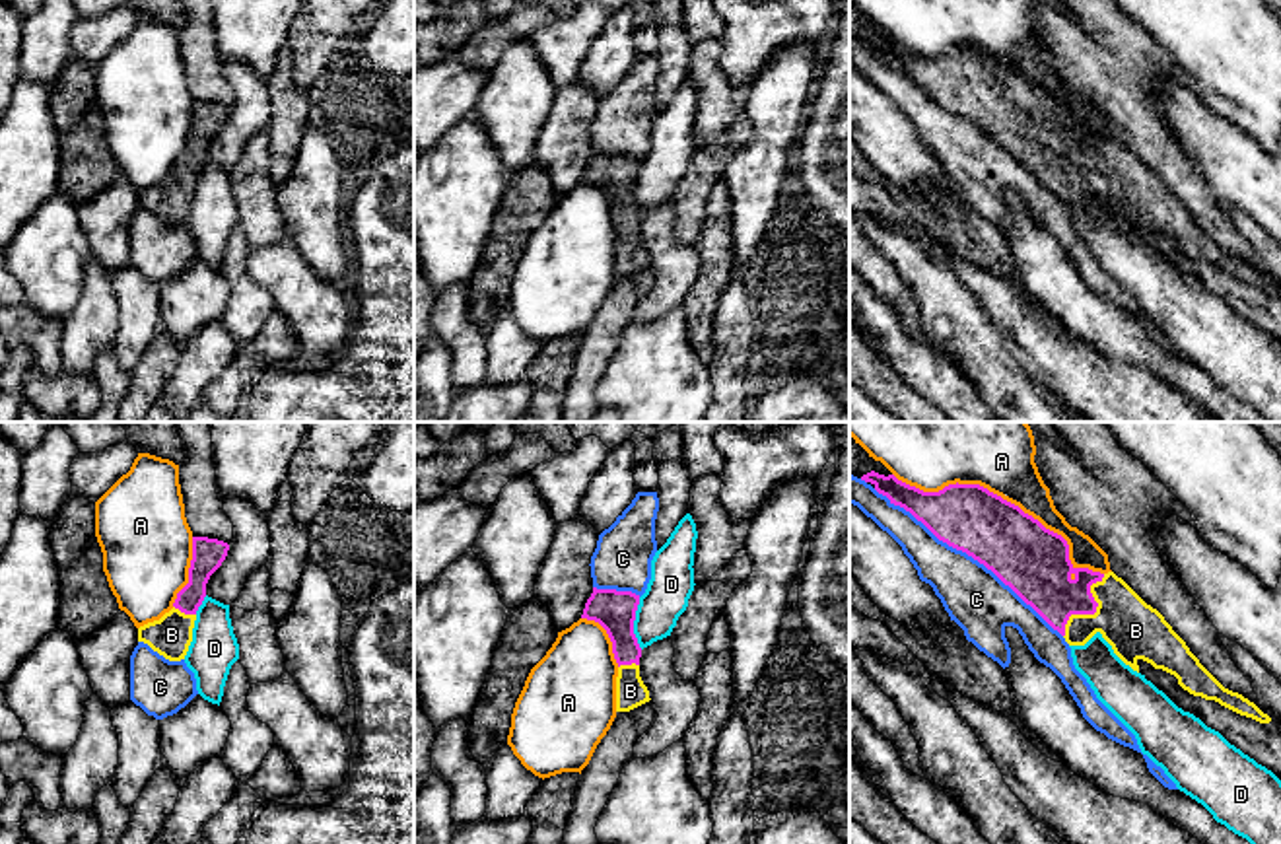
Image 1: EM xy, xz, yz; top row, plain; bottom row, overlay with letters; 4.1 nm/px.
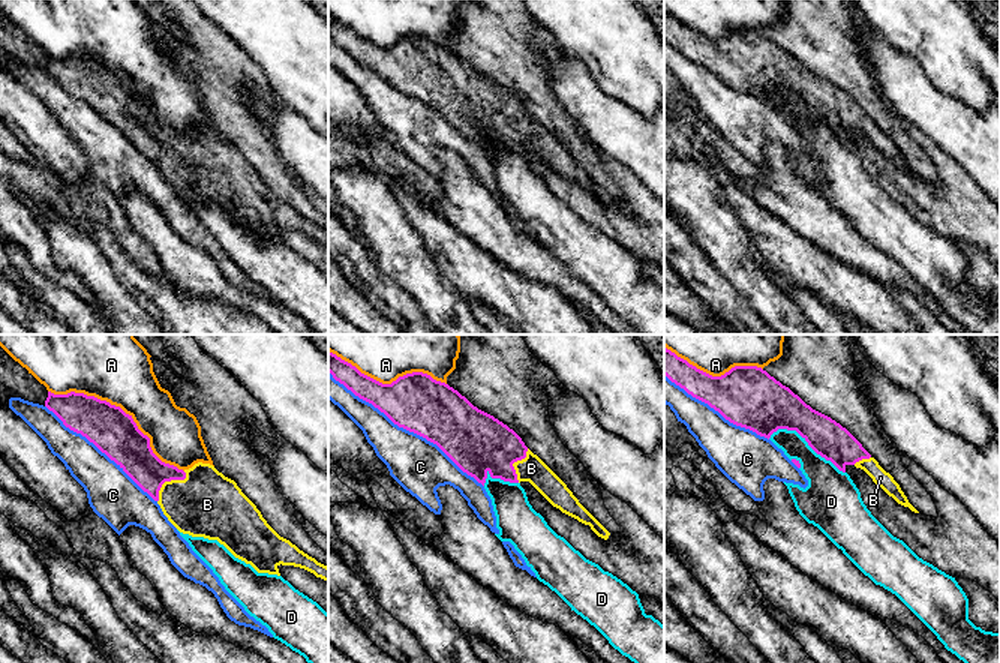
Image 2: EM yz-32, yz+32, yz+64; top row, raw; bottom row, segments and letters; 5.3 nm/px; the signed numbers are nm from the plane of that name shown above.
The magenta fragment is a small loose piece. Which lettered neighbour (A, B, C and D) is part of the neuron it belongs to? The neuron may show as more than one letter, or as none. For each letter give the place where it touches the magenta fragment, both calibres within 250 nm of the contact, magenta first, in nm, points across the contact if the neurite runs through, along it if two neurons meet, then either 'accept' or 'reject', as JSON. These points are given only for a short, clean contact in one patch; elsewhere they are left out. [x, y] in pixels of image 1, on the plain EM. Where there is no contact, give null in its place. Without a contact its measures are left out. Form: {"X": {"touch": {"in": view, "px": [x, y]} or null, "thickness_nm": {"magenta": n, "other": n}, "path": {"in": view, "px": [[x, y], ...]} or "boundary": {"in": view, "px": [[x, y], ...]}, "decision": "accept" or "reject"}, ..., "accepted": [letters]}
{"A": {"touch": {"in": "yz", "px": [1005, 65]}, "thickness_nm": {"magenta": 280, "other": 240}, "decision": "reject"}, "B": {"touch": {"in": "yz", "px": [1091, 177]}, "thickness_nm": {"magenta": 240, "other": 240}, "path": {"in": "yz", "px": [[1042, 142], [1072, 172], [1091, 177], [1118, 177], [1136, 195]]}, "decision": "accept"}, "C": {"touch": {"in": "yz", "px": [969, 119]}, "thickness_nm": {"magenta": 280, "other": 260}, "decision": "reject"}, "D": {"touch": {"in": "xz", "px": [632, 187]}, "thickness_nm": {"magenta": 170, "other": 180}, "decision": "reject"}, "accepted": ["B"]}

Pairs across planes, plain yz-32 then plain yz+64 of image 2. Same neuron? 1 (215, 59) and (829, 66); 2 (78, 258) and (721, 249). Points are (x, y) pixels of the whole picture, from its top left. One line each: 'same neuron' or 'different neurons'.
1: same neuron
2: same neuron

